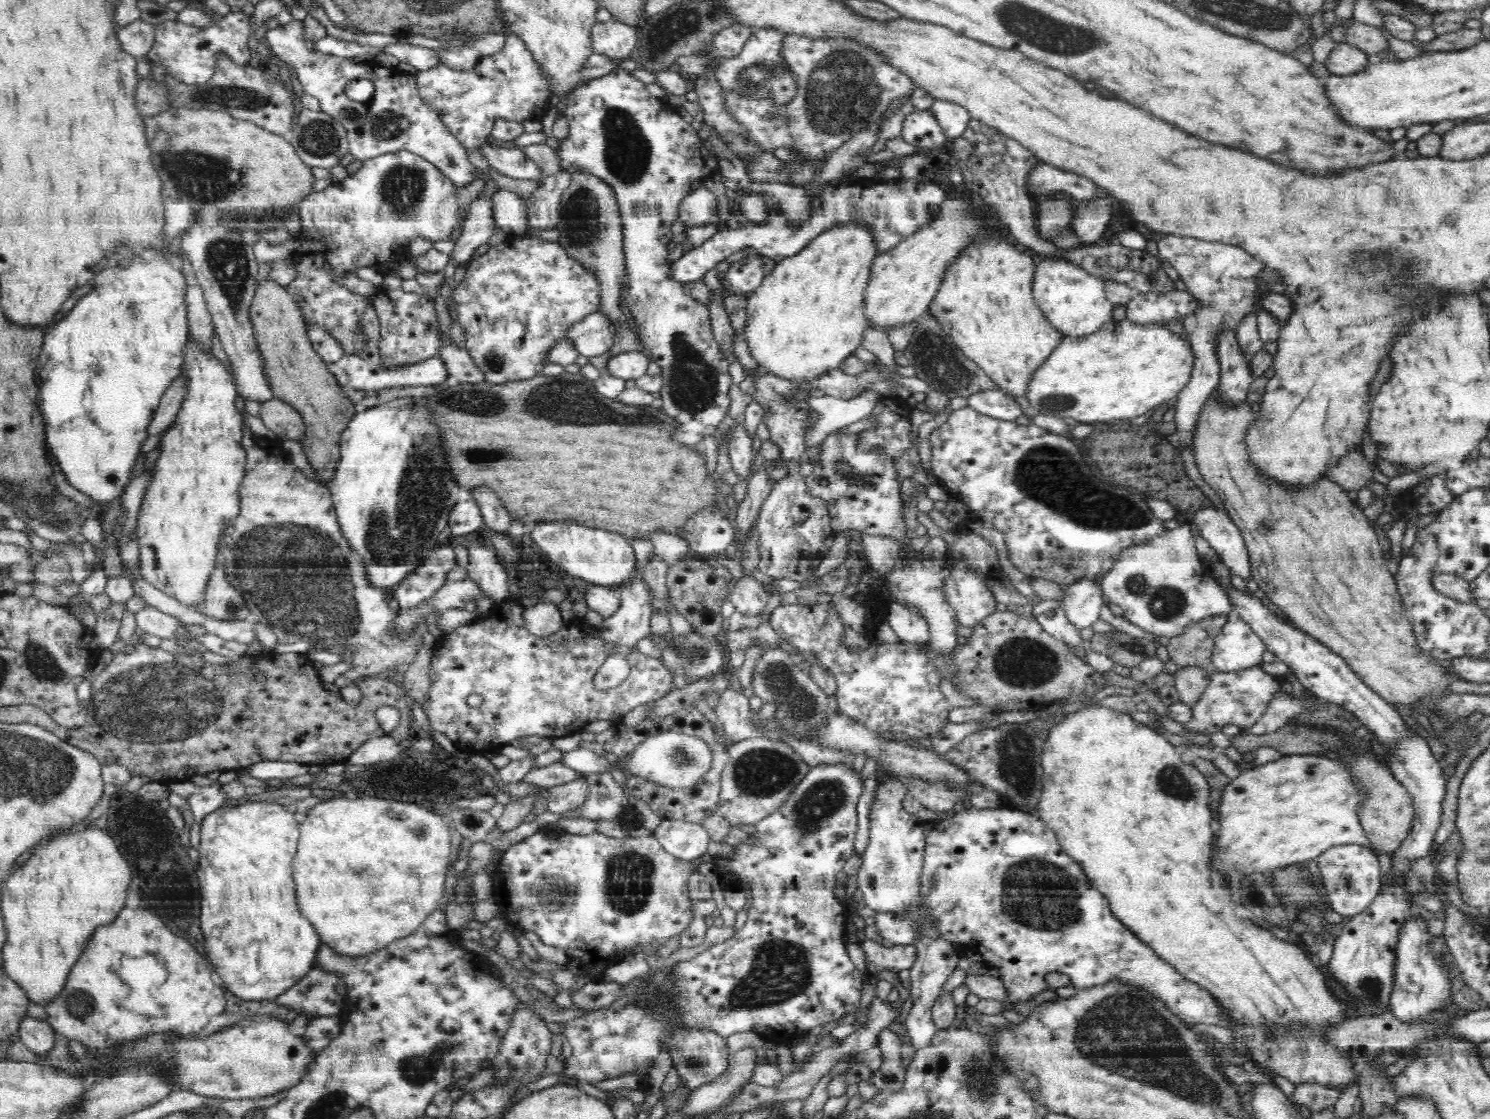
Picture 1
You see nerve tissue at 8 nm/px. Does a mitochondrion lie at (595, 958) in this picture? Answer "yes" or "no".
no

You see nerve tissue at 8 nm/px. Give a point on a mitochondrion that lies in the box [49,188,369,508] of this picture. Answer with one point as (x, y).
(226, 259)

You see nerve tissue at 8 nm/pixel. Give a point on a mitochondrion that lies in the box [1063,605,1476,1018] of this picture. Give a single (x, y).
(1172, 782)

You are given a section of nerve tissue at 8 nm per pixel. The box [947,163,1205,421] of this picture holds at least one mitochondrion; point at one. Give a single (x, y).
(1058, 402)

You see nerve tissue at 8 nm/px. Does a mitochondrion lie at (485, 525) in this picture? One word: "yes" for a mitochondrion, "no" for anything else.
no

